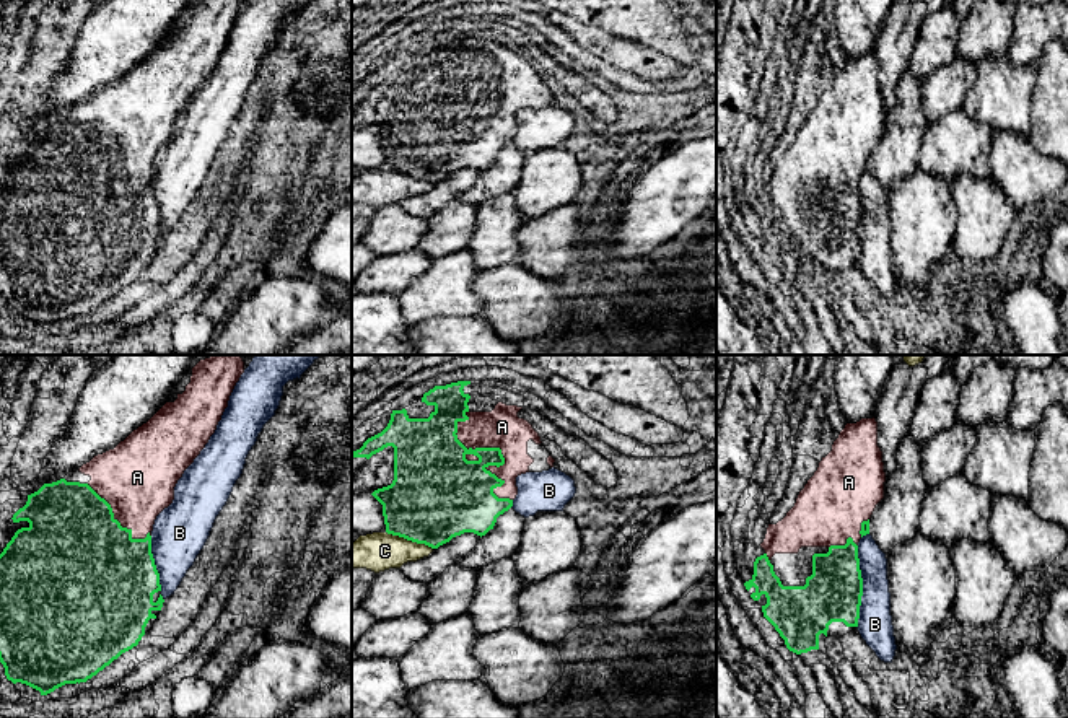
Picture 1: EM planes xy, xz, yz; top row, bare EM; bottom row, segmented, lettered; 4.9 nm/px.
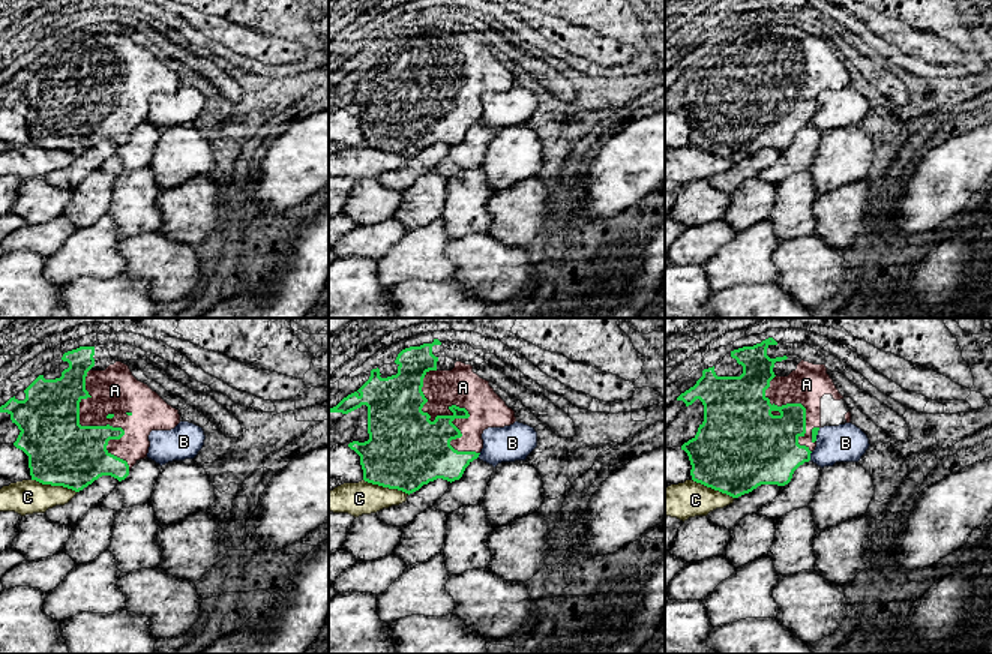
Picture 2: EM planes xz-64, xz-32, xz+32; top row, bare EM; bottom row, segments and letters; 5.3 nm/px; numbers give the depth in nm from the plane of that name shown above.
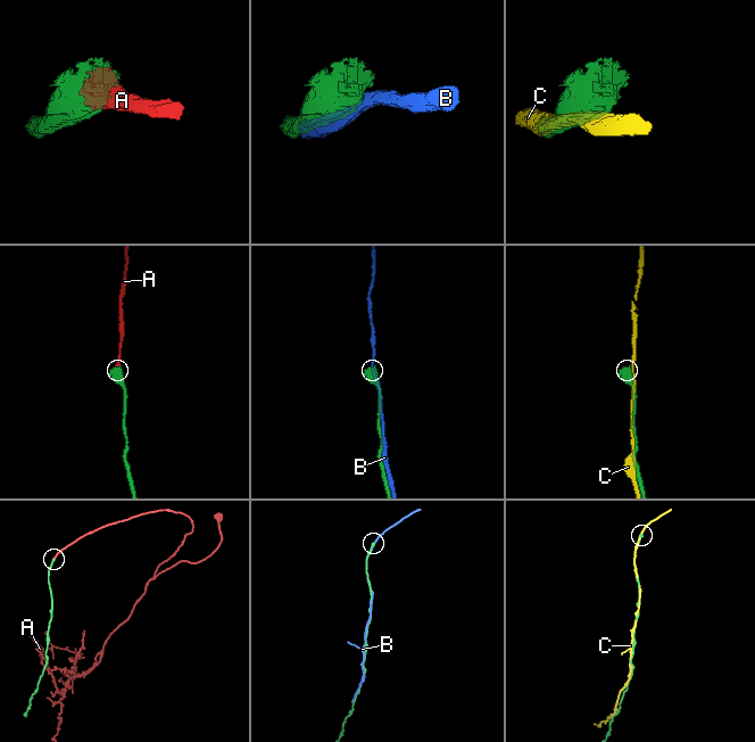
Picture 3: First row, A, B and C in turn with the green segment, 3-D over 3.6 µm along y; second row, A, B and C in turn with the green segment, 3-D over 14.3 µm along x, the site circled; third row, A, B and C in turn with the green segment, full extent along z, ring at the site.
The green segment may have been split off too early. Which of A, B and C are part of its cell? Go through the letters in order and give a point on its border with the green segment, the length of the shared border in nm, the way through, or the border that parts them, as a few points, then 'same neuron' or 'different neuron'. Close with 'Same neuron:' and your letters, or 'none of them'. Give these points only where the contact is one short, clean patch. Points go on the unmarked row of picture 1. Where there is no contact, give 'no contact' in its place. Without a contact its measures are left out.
A: meets green in xz at (500, 87); contact 500 nm long; same neuron
B: meets green in yz at (862, 222); contact 400 nm long; different neuron
C: meets green in xz at (409, 175); contact 240 nm long; different neuron
Same neuron: A

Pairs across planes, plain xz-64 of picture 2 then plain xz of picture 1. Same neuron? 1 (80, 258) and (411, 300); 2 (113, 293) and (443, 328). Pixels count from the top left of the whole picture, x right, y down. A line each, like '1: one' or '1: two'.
1: one
2: one

